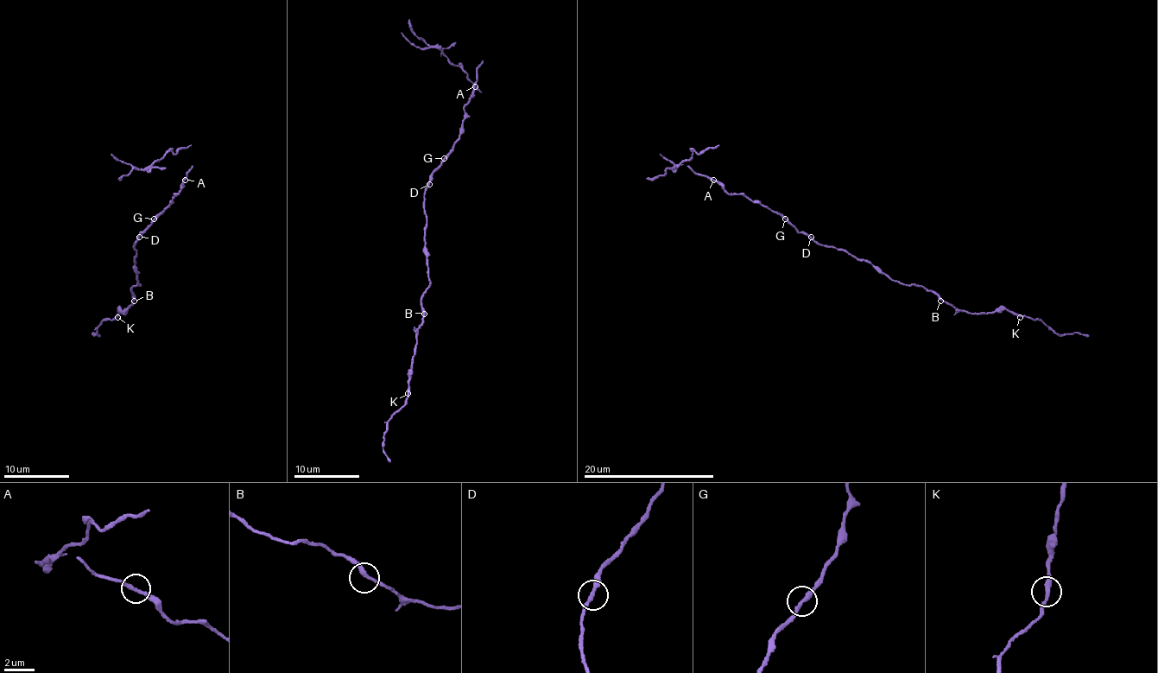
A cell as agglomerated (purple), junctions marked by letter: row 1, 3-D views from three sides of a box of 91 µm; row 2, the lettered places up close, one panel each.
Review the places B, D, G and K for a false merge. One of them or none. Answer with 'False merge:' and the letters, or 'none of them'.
False merge: G

